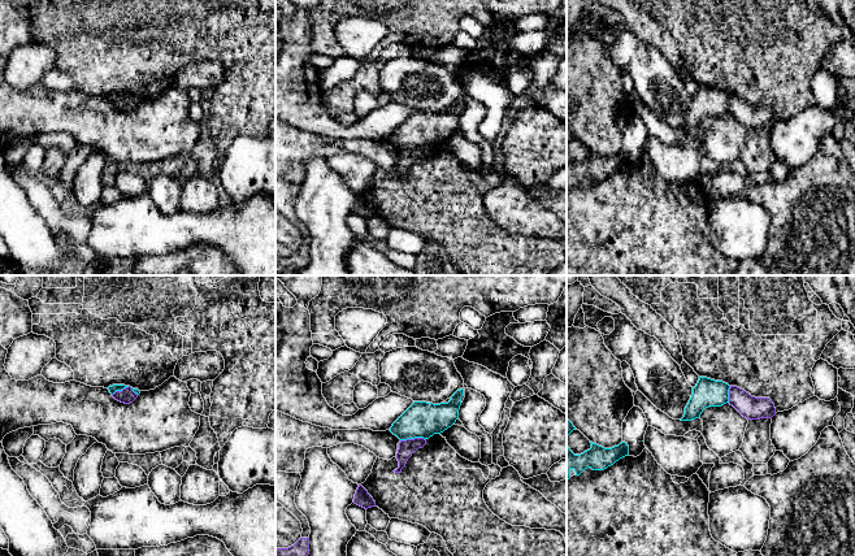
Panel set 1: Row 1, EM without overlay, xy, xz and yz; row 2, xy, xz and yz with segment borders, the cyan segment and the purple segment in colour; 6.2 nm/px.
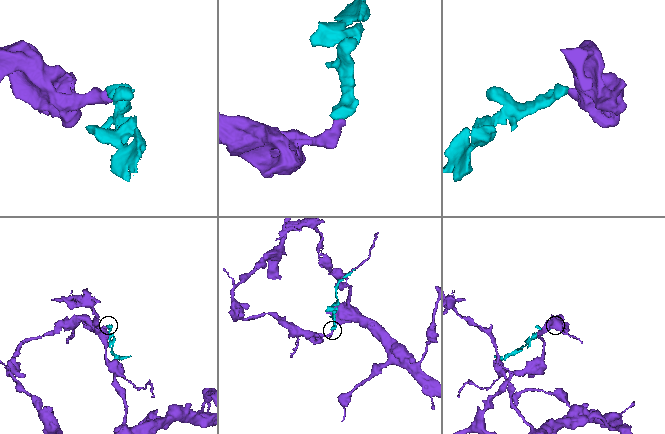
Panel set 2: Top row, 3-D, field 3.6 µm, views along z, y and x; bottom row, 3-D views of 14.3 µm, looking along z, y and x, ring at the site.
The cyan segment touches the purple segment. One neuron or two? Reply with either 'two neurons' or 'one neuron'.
one neuron

